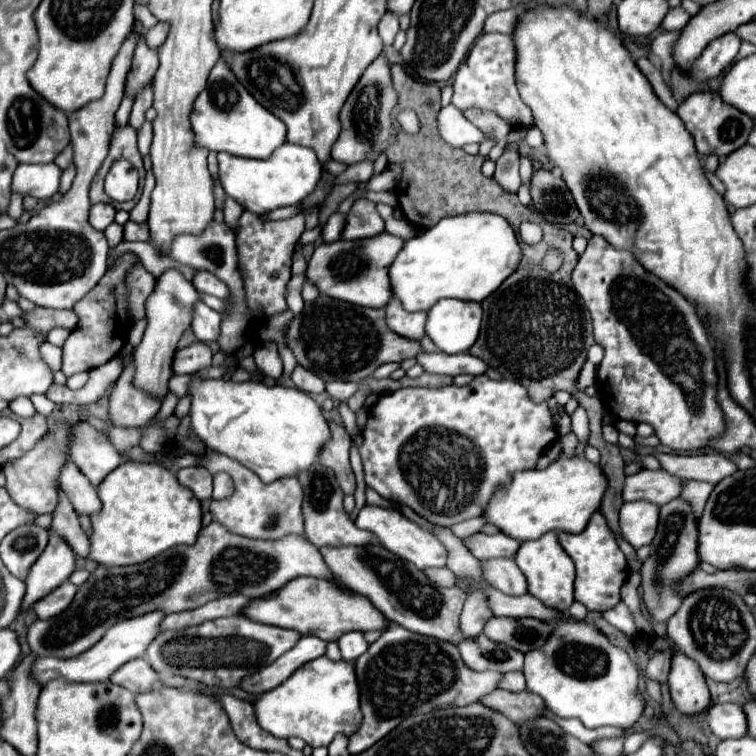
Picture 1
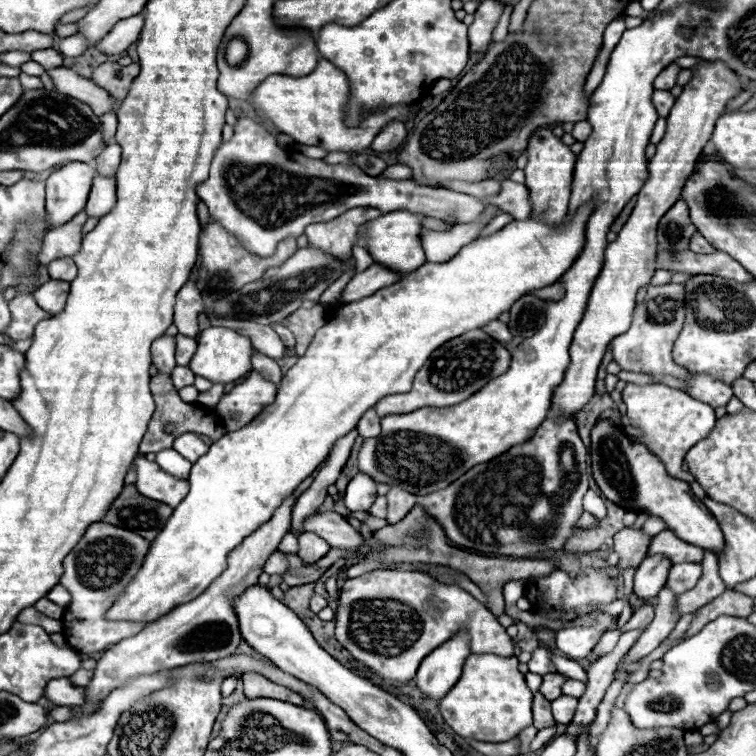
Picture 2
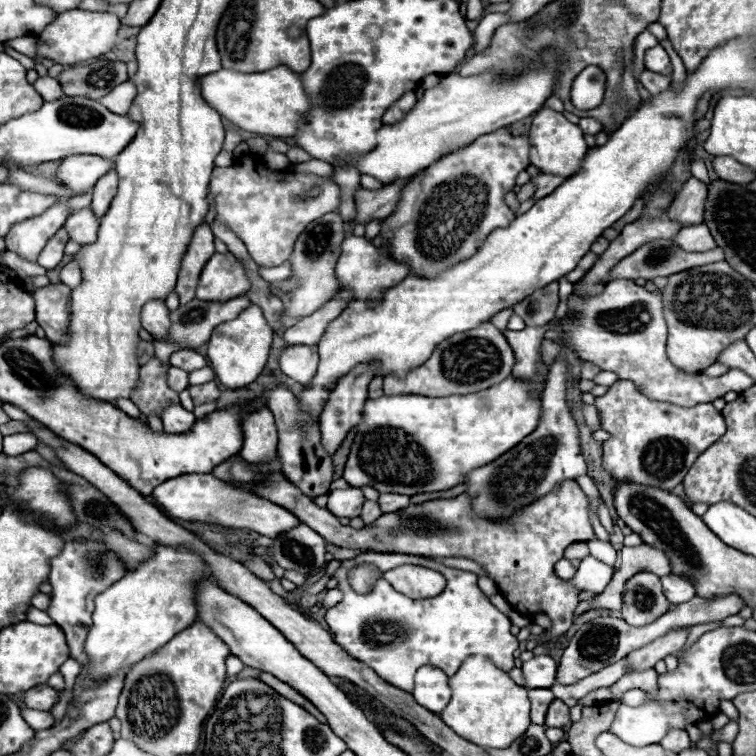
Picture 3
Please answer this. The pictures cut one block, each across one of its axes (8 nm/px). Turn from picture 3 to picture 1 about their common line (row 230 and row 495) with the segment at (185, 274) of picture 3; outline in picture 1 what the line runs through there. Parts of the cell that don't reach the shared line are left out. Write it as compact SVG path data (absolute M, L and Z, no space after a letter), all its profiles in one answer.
M182 468L176 474L176 478L182 486L190 488L200 502L212 498L212 476L206 474L206 470L202 470L202 468Z

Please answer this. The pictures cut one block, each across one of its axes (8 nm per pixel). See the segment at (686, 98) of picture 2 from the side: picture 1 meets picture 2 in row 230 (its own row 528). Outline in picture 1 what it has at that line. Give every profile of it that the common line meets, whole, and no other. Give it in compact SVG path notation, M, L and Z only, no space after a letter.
M636 500L620 508L620 534L634 548L648 546L656 536L658 506L652 502Z

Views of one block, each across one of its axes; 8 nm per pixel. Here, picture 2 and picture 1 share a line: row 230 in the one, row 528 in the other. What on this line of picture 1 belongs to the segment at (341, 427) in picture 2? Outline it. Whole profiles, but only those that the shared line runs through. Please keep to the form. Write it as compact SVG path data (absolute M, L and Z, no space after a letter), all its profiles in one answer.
M560 456L544 470L516 472L508 486L502 486L492 494L484 520L494 524L502 534L514 540L534 540L546 532L582 532L590 516L598 510L606 492L606 478L598 464L586 458Z

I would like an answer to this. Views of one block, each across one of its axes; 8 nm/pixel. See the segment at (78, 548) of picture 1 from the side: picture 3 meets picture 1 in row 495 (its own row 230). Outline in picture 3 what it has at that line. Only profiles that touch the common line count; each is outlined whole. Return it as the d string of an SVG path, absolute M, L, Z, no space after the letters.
M60 228L50 240L48 240L48 244L44 246L44 250L38 254L38 264L40 266L44 266L46 270L52 270L52 268L56 268L58 264L60 264L60 260L62 260L62 256L64 256L64 246L66 246L66 242L68 242L68 234L64 232L64 228Z

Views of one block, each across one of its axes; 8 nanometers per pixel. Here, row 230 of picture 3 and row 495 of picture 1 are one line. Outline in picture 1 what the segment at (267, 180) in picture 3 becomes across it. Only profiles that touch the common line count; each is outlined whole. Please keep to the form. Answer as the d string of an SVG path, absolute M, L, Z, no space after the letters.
M202 454L200 467L205 468L212 476L218 472L226 472L234 480L234 498L226 498L222 502L212 502L210 512L218 522L224 522L224 526L240 536L246 538L262 538L262 540L276 540L286 534L298 534L304 536L304 524L302 524L302 486L296 476L292 478L278 478L272 484L260 482L252 470L246 466L240 466L240 462L226 458L222 454Z

